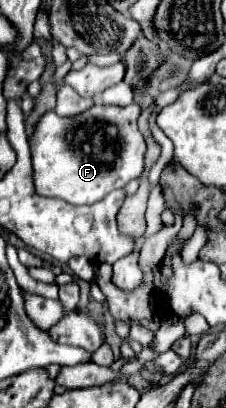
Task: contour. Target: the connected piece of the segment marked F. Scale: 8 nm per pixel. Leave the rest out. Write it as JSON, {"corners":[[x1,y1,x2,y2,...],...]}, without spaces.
{"corners":[[96,104,74,118,60,118,56,112,44,114,30,144,36,192,82,206,94,204,138,178,146,158,146,140,136,124,140,112,138,104,124,108]]}

